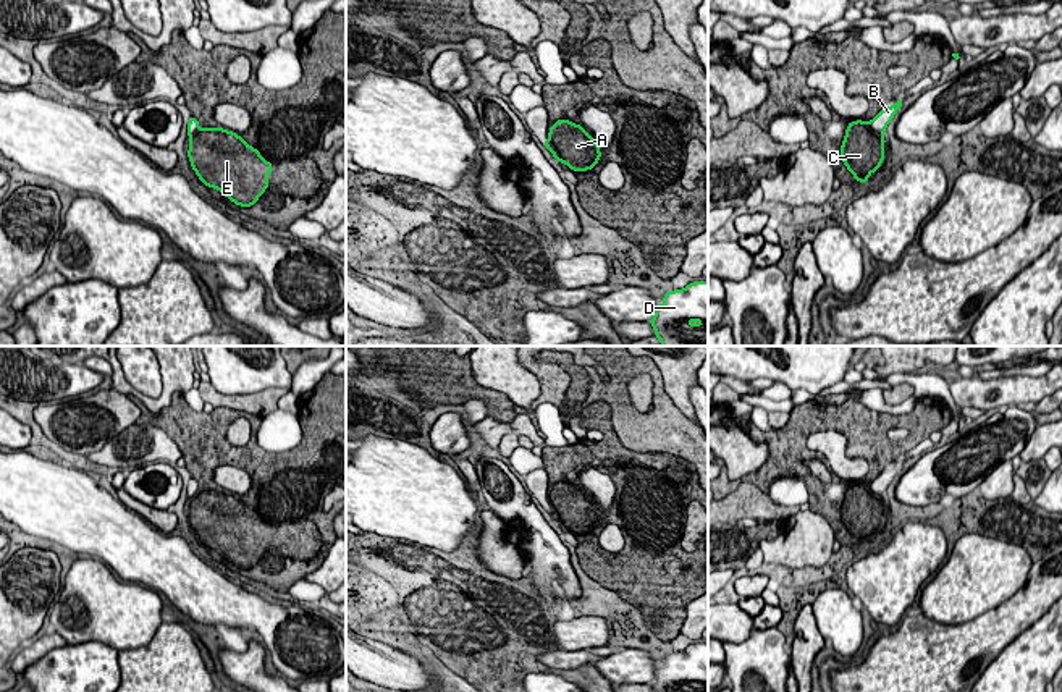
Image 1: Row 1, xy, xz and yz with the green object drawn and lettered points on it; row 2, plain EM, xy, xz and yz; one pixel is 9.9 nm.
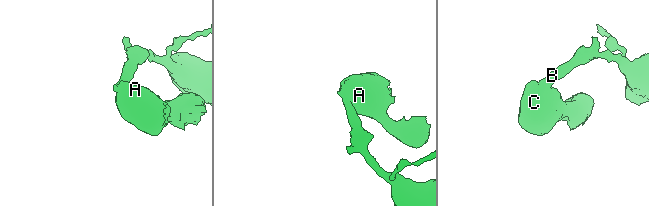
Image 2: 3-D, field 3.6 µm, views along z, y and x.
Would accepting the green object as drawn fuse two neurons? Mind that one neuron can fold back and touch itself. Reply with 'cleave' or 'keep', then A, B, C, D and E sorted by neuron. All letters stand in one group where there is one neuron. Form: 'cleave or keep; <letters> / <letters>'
cleave; A C E / B D

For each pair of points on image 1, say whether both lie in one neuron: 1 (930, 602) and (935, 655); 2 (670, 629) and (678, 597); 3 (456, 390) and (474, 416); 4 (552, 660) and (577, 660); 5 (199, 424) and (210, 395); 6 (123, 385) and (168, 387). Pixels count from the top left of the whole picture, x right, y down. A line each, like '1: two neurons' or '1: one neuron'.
1: two neurons
2: one neuron
3: two neurons
4: one neuron
5: two neurons
6: one neuron

